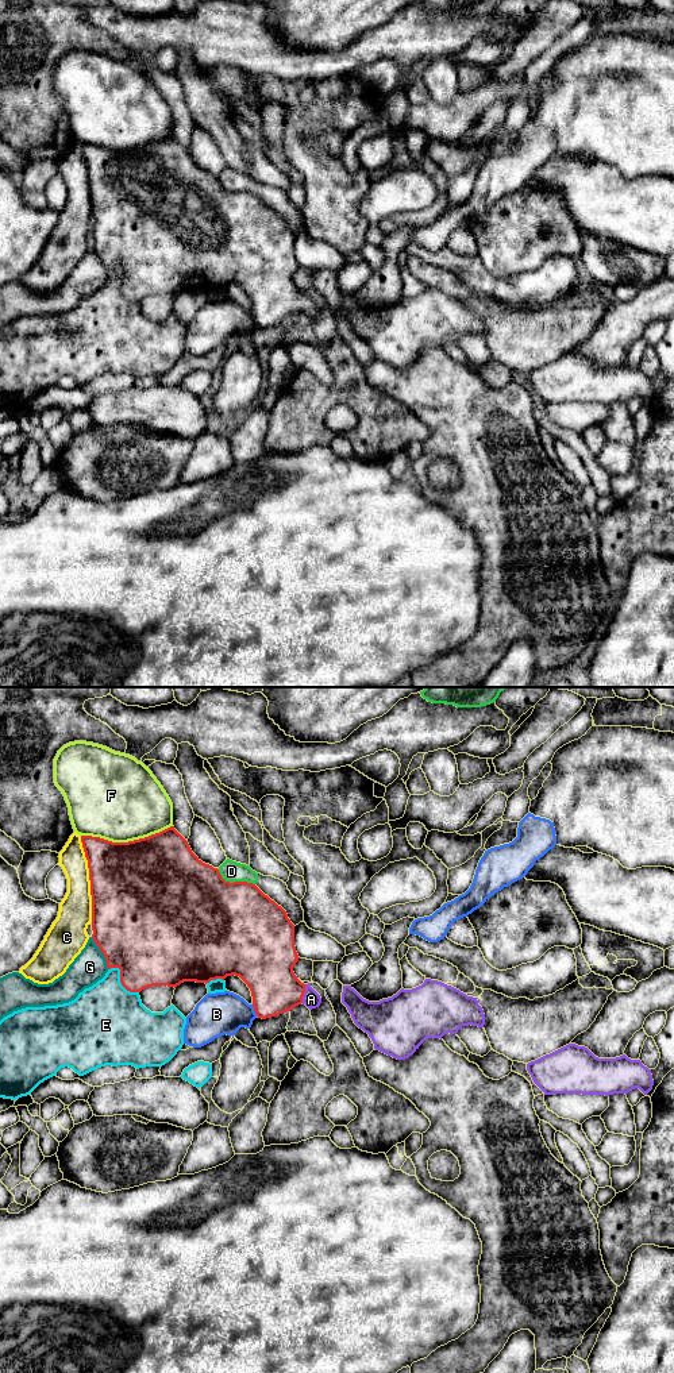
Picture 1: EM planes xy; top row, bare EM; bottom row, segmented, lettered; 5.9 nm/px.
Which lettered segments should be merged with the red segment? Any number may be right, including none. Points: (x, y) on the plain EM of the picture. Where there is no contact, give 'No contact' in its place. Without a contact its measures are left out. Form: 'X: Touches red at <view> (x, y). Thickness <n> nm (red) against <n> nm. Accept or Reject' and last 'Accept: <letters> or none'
A: Touches red at xy (303, 303). Thickness 300 nm (red) against 100 nm. Accept
B: Touches red at xy (254, 319). Thickness 300 nm (red) against 260 nm. Reject
C: Touches red at xy (89, 188). Thickness 500 nm (red) against 200 nm. Reject
D: Touches red at xy (235, 191). Thickness 500 nm (red) against 130 nm. Reject
E: Touches red at xy (120, 289). Thickness 420 nm (red) against 440 nm. Reject
F: Touches red at xy (126, 151). Thickness 500 nm (red) against 480 nm. Reject
G: Touches red at xy (103, 262). Thickness 500 nm (red) against 200 nm. Reject
Accept: A

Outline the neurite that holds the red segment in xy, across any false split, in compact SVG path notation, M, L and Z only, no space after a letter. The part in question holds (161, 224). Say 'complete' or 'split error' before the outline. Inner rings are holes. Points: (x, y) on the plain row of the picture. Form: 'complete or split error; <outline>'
split error; M170 135L159 142L128 151L112 151L100 146L81 144L82 157L88 169L90 204L92 204L92 247L103 261L107 277L120 278L120 292L130 301L140 301L153 294L177 296L184 290L209 292L211 289L227 285L239 285L250 297L253 316L258 327L266 328L290 320L299 313L305 313L309 319L321 312L320 304L311 296L311 292L301 292L293 281L299 270L294 255L294 234L288 227L286 220L265 204L255 193L247 190L226 190L219 178L203 171L190 158L188 150Z

